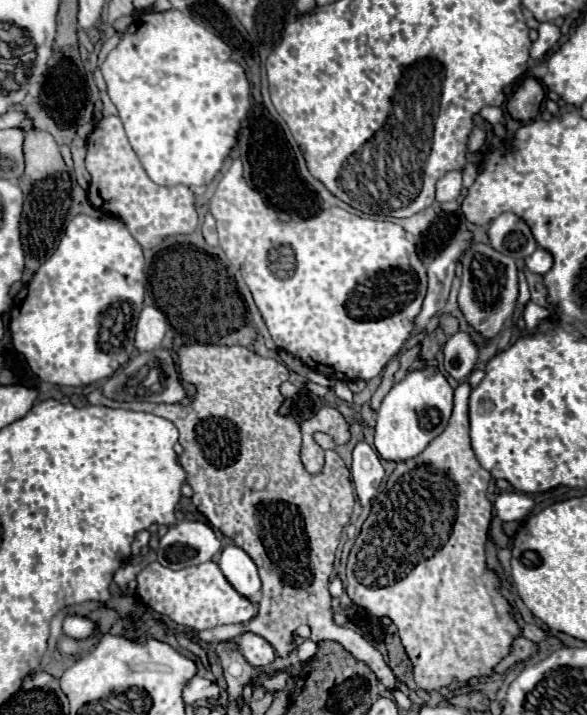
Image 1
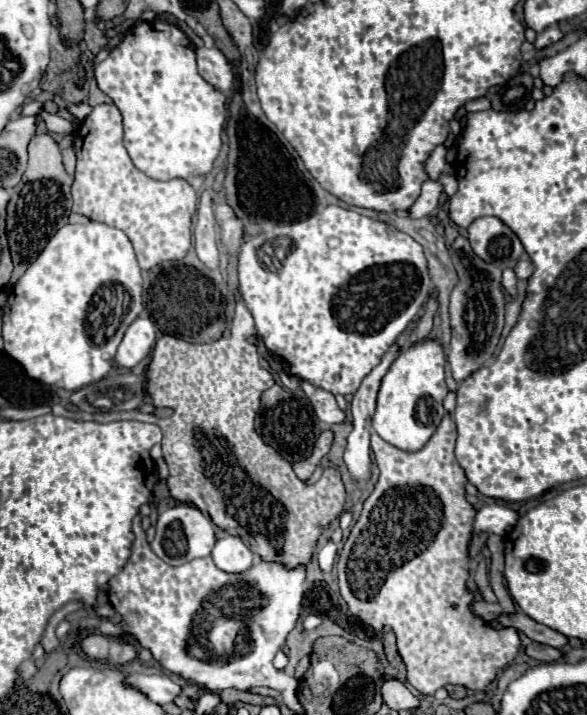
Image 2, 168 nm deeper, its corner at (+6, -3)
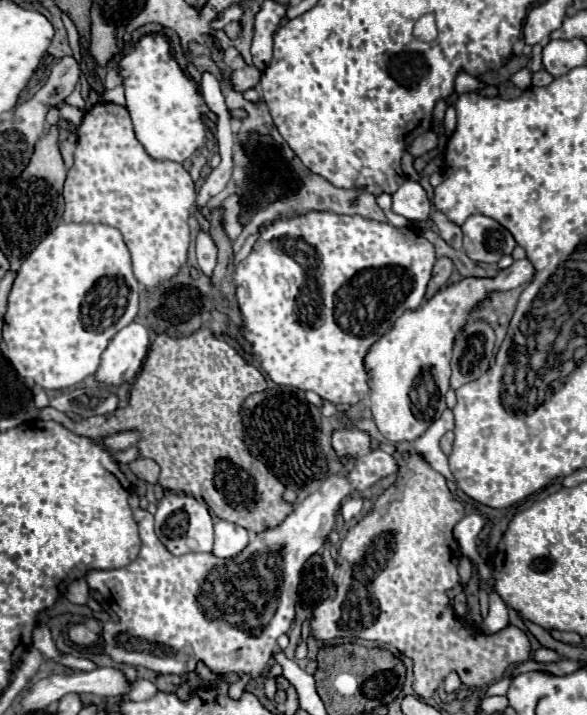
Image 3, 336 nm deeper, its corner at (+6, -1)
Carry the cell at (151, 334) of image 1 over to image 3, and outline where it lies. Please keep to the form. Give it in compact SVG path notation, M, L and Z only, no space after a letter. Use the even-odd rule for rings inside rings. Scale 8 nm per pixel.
M131 323L121 329L101 355L95 379L103 385L119 387L129 383L141 371L143 359L149 349L149 329L141 323Z

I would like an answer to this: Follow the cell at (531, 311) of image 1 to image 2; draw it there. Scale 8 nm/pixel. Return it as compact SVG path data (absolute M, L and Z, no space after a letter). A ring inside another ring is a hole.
M504 269L503 287L505 287L505 291L509 293L509 297L517 297L517 277L515 277L513 269Z

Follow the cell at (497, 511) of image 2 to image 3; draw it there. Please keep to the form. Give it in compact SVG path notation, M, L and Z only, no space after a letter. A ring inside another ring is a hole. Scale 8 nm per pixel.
M465 515L455 527L453 527L453 537L465 557L471 561L477 559L477 535L487 523L487 517L483 515Z

